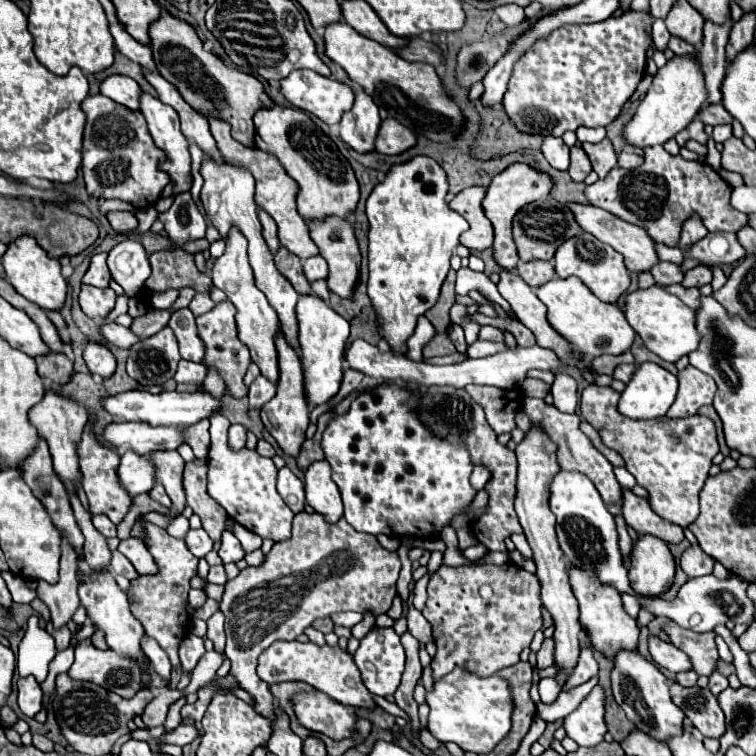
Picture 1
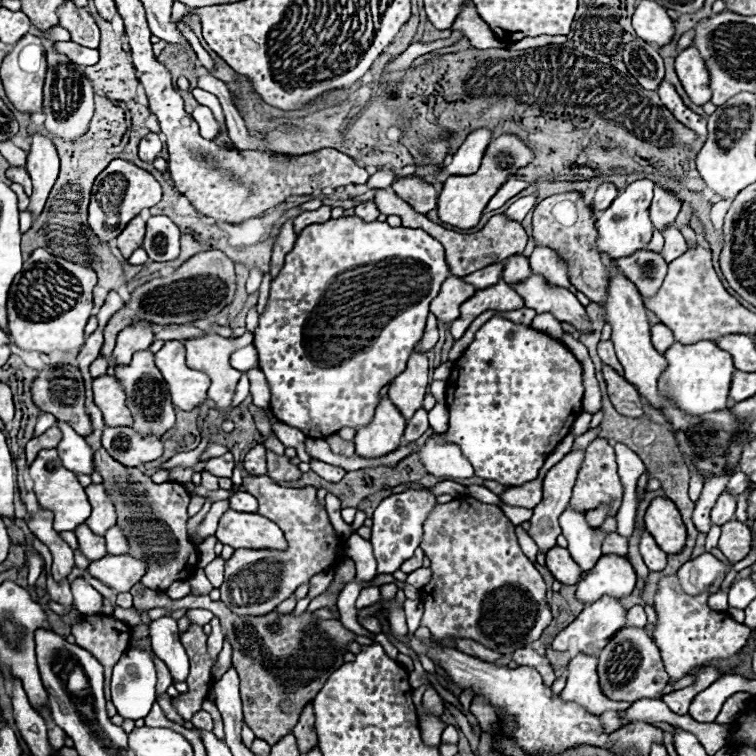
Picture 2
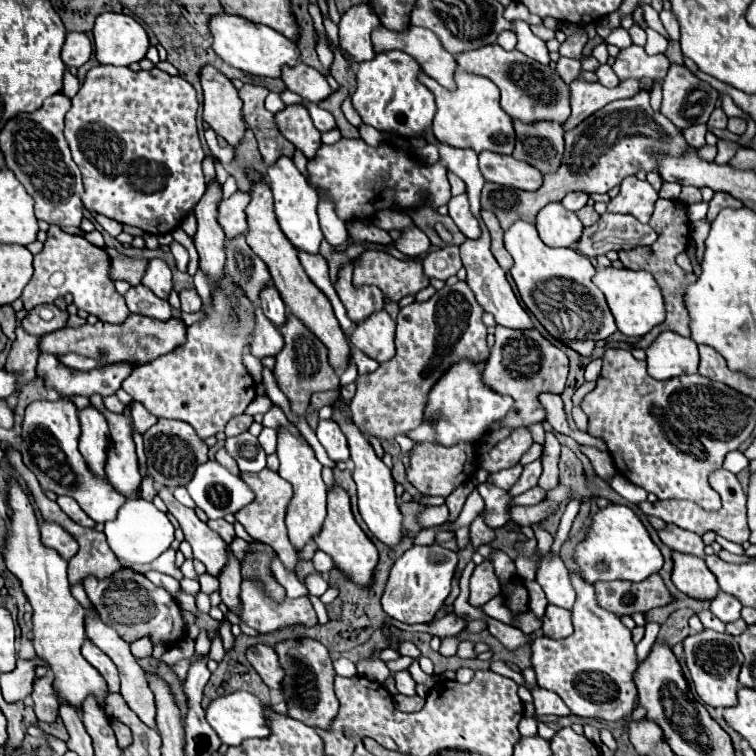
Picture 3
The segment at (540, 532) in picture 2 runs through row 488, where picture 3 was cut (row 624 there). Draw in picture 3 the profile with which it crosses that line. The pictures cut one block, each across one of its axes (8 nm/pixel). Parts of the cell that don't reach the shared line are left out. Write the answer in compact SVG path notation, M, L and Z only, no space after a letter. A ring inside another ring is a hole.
M548 604L546 614L542 618L542 634L548 638L564 638L572 634L572 620L570 610L558 608L554 604Z

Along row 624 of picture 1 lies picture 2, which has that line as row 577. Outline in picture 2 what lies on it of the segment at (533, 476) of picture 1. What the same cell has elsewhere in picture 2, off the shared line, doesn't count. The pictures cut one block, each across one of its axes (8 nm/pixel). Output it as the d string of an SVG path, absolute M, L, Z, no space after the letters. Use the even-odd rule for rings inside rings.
M554 546L552 550L548 550L546 554L546 566L552 572L552 576L562 582L564 586L572 586L580 580L580 566L576 566L576 562L572 560L572 556L568 554L566 548Z

